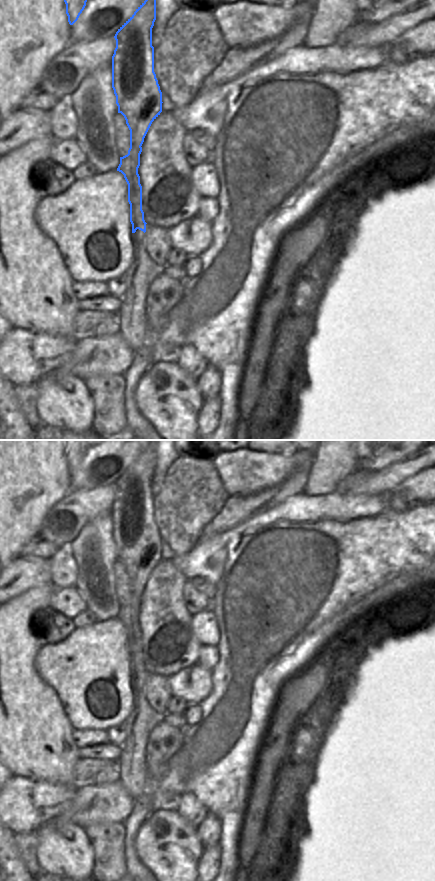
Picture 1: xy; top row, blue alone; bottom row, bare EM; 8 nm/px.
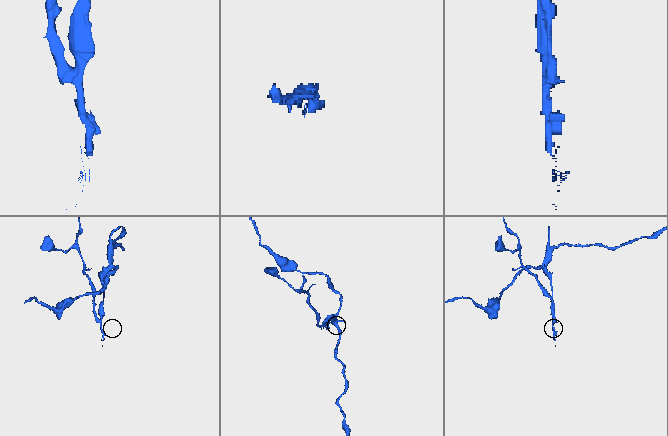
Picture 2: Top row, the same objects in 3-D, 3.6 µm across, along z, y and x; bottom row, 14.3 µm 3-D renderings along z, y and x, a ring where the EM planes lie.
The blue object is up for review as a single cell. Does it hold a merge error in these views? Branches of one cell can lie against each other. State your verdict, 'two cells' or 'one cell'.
two cells

